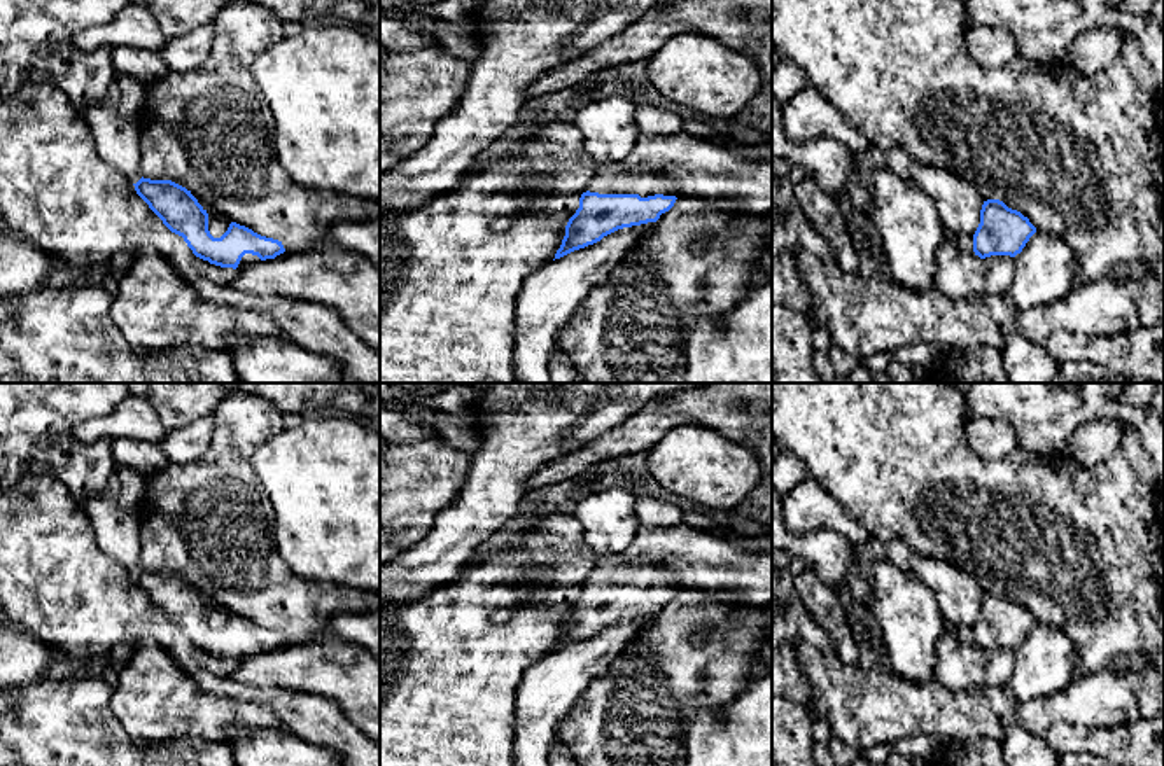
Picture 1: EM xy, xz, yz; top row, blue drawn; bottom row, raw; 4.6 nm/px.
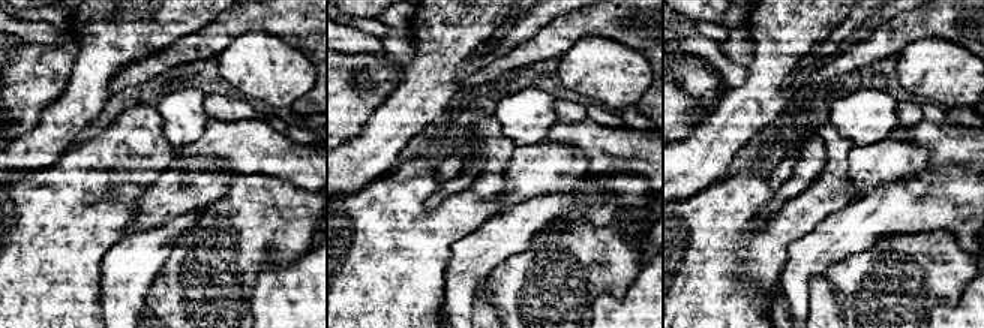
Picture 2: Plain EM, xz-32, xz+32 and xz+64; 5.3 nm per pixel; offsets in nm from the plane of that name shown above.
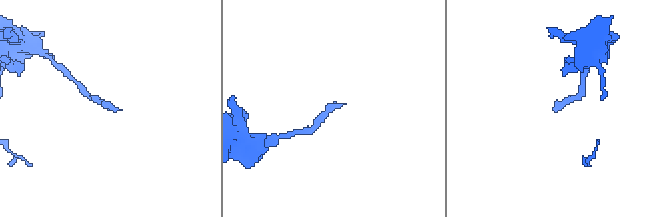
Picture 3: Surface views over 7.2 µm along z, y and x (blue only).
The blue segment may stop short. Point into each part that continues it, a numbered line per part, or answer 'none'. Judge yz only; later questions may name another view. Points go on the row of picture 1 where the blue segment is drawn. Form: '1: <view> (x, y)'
1: yz (965, 240)

